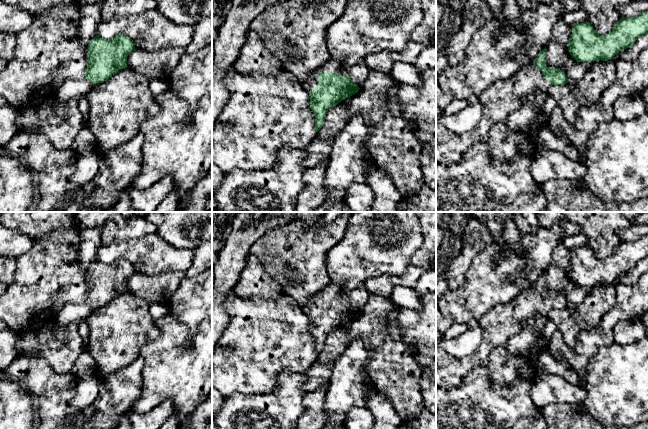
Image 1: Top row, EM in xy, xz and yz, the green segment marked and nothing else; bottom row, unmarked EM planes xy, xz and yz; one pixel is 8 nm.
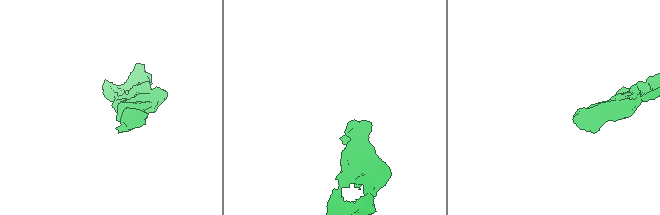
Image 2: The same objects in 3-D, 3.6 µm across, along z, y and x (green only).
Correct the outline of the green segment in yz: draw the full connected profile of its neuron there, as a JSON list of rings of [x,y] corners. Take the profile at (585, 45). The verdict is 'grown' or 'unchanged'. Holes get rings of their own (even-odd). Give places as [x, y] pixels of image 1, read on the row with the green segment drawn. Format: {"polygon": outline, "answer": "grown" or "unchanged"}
{"polygon": [[[648,10],[635,17],[621,17],[606,35],[599,35],[587,21],[577,23],[572,27],[568,51],[577,62],[608,61],[647,32]]], "answer": "unchanged"}

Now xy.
{"polygon": [[[118,34],[109,40],[96,35],[87,48],[85,77],[65,80],[56,92],[55,97],[63,103],[79,101],[94,85],[108,80],[119,70],[128,68],[127,56],[135,49],[135,44],[124,34]]], "answer": "grown"}

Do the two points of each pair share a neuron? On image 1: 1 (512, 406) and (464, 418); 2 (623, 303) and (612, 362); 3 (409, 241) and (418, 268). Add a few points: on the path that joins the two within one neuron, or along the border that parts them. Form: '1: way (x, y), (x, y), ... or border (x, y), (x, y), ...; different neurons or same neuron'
1: way (500, 406), (476, 407); same neuron
2: border (614, 342), (603, 345), (594, 355); different neurons
3: border (422, 232), (420, 247), (400, 274); different neurons

